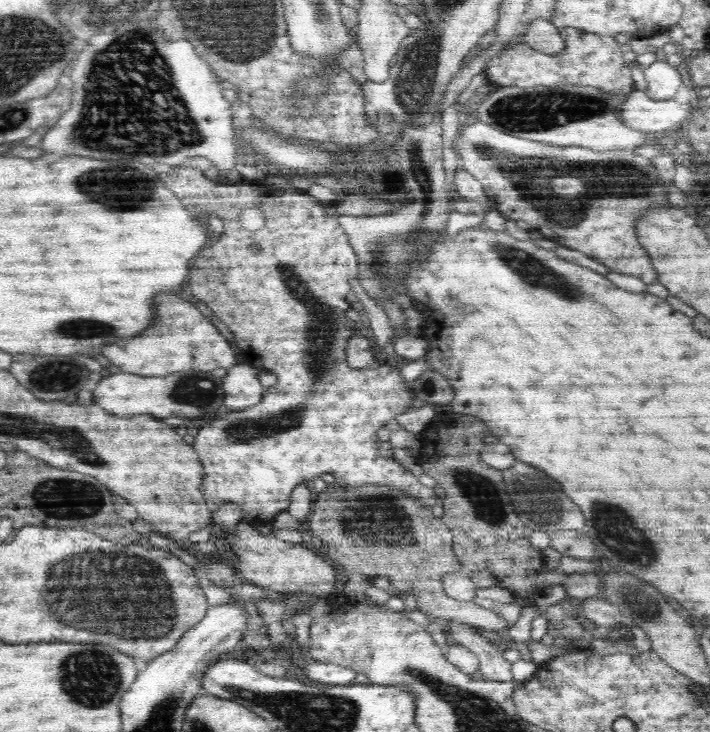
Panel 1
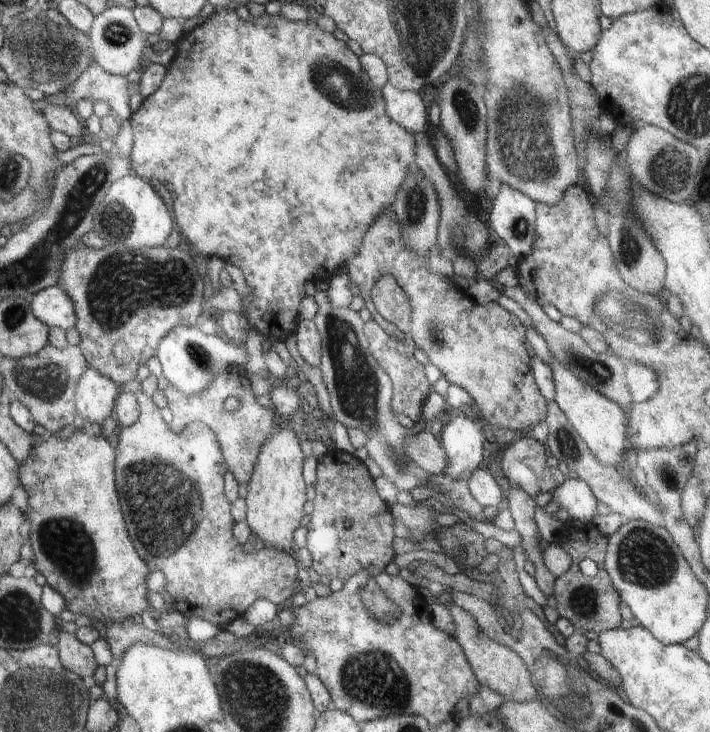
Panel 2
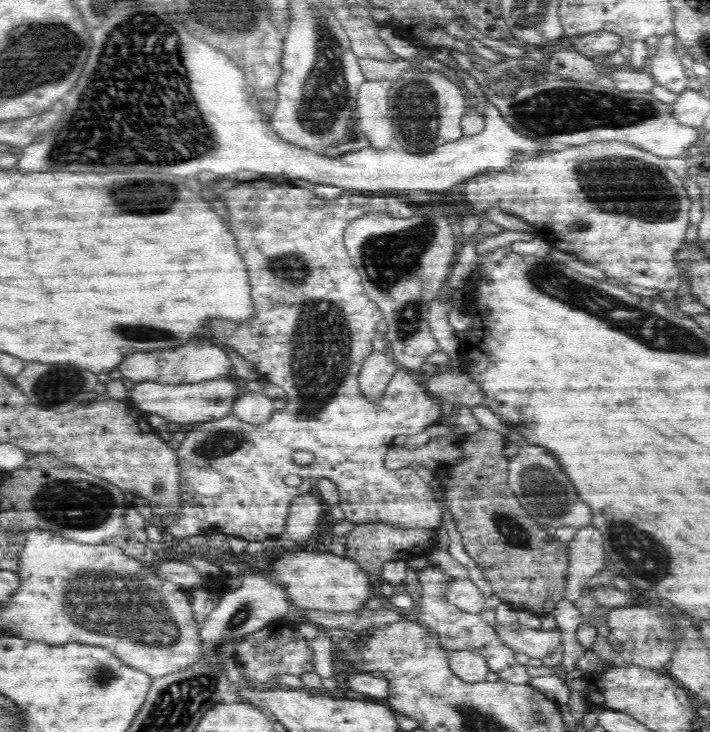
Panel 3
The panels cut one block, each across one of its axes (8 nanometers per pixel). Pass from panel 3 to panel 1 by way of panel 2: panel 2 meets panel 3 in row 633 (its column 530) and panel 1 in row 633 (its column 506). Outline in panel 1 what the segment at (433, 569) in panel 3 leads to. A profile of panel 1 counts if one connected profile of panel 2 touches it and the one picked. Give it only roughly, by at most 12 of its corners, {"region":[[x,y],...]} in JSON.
{"region":[[448,620],[444,630],[479,658],[490,682],[512,682],[512,664],[469,624]]}

